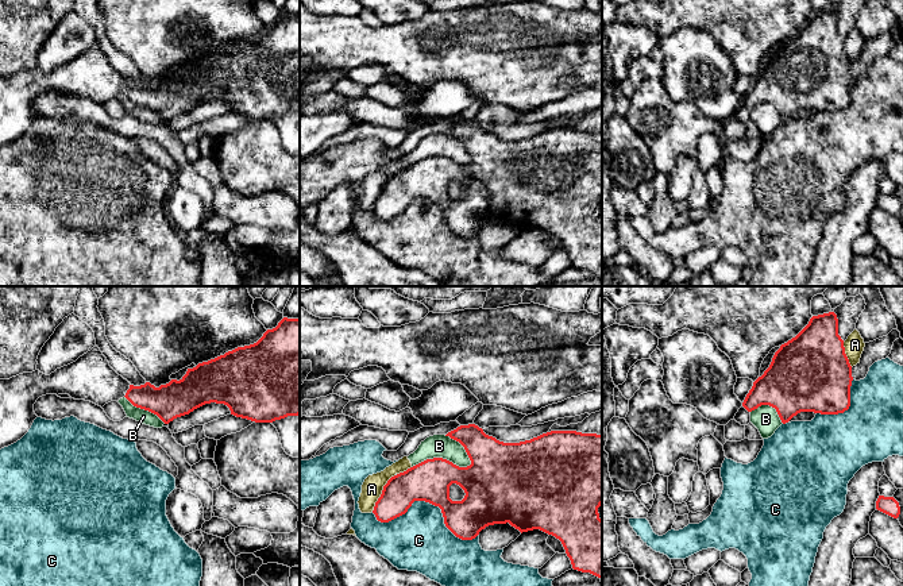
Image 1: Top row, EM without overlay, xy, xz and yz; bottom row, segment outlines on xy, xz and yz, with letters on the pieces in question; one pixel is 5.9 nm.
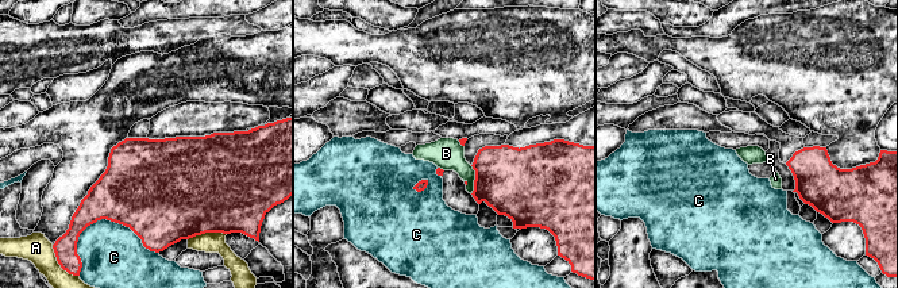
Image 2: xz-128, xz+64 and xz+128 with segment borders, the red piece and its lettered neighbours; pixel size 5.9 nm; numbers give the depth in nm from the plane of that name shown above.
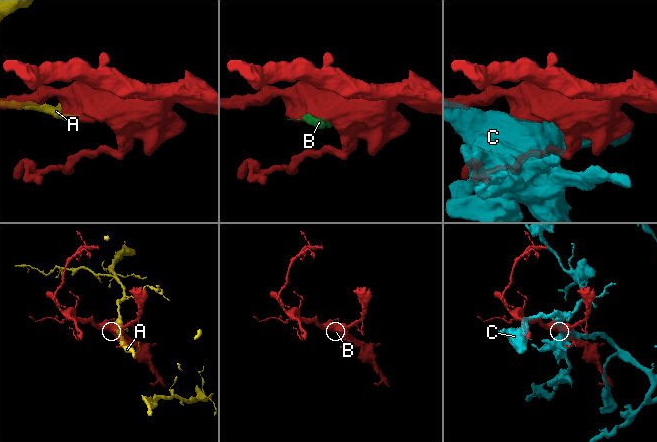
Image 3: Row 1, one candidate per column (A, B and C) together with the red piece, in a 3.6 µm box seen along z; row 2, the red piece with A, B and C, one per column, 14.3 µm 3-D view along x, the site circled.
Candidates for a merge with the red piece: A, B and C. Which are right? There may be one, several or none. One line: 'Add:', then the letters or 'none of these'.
Add: none of these

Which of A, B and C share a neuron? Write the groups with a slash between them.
A B / C

